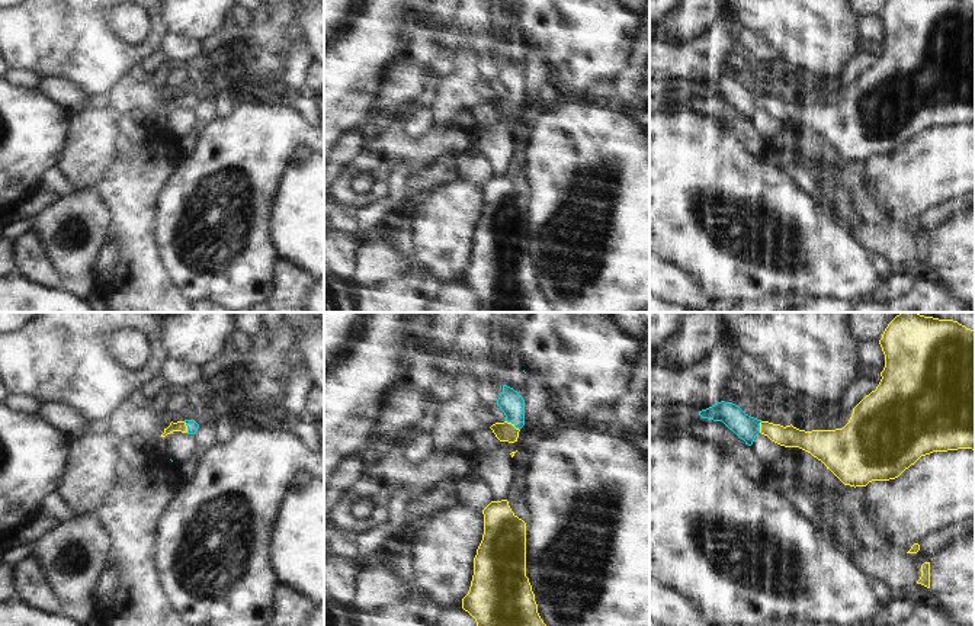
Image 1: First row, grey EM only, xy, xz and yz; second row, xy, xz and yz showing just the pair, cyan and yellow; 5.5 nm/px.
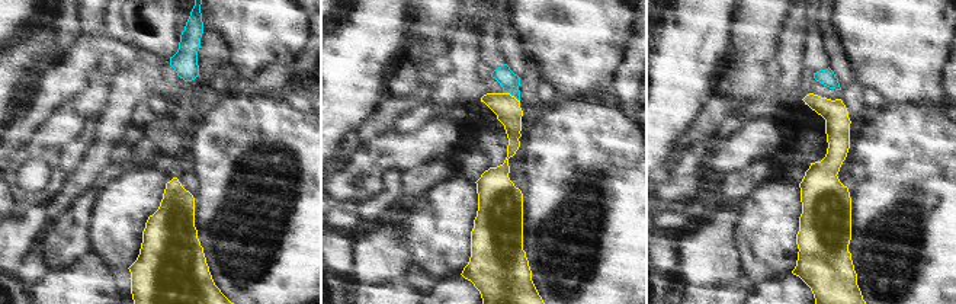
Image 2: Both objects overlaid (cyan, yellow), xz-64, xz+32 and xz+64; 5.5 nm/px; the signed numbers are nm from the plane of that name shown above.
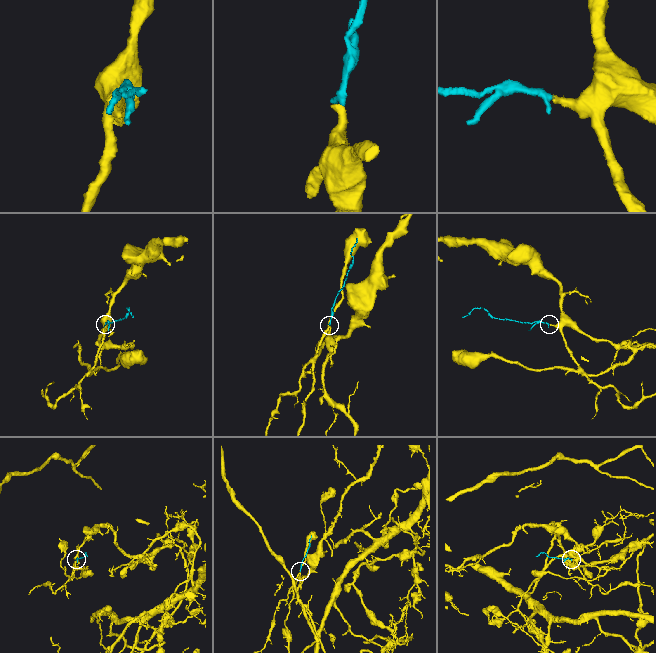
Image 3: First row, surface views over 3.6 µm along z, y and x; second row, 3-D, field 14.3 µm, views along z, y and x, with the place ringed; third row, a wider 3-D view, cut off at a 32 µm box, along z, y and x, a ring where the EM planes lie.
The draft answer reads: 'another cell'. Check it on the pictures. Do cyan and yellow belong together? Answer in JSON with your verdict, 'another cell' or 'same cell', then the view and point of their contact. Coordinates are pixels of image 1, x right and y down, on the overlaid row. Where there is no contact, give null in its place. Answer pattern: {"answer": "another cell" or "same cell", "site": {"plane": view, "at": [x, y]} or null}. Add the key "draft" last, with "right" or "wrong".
{"answer": "same cell", "site": {"plane": "xz", "at": [513, 423]}, "draft": "wrong"}

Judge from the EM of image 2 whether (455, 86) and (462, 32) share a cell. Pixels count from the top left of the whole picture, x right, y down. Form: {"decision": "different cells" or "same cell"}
{"decision": "same cell"}

